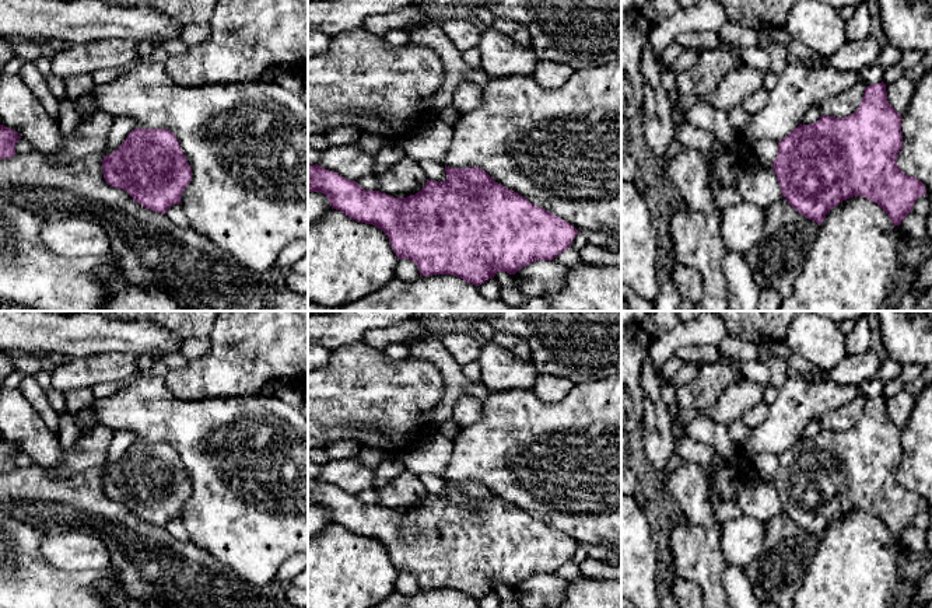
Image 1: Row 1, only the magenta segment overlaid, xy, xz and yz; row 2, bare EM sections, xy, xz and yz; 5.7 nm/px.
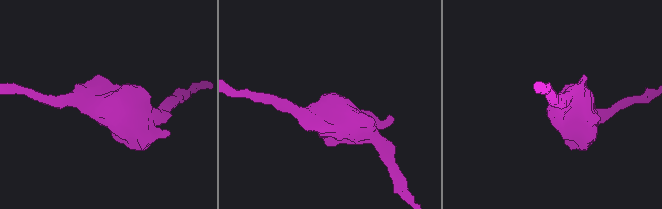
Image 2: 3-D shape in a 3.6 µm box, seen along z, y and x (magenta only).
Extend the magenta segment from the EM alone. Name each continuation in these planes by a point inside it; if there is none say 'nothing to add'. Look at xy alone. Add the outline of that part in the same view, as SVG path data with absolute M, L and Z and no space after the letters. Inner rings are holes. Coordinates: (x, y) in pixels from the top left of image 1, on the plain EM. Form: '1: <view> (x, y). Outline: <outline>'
nothing to add

